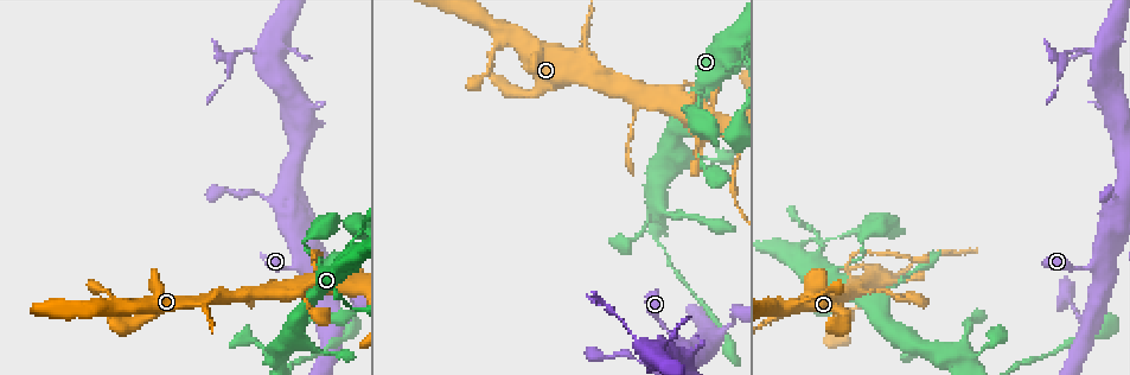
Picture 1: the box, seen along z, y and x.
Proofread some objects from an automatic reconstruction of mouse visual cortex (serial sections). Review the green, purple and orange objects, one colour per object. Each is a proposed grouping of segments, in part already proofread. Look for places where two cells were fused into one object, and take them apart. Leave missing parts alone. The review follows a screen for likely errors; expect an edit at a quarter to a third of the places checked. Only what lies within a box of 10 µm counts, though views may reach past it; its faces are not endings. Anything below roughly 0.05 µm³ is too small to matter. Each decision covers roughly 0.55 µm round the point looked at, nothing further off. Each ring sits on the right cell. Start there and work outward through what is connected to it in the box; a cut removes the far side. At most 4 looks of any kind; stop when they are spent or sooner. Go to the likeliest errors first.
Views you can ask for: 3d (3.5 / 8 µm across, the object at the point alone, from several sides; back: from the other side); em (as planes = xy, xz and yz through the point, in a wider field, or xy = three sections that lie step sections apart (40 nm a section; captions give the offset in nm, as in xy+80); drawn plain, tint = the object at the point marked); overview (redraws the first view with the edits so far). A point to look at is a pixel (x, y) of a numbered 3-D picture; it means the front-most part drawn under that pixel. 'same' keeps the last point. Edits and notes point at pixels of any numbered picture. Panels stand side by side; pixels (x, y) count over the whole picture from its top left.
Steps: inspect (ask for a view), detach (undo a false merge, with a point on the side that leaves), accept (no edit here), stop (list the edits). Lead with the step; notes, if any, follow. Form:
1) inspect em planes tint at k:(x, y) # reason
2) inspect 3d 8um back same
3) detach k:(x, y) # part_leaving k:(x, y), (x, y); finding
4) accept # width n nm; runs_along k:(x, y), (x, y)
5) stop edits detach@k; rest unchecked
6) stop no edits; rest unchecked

inspect em planes tint at 1:(312, 282) # small branch off a trunk

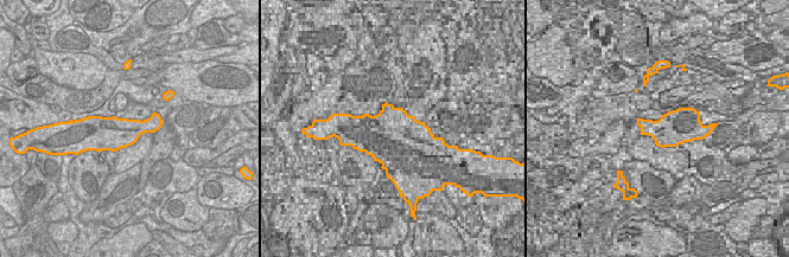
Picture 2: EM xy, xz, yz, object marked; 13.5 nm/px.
inspect 3d 3.5um same # wider look

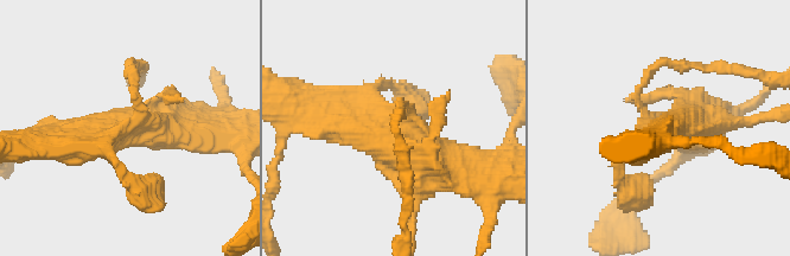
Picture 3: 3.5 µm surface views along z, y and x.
accept # runs_along 3:(65, 142), (142, 116), (128, 65); continuous, no second cell

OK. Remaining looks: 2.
inspect 3d 8um back at 1:(263, 54) # small branch off a trunk

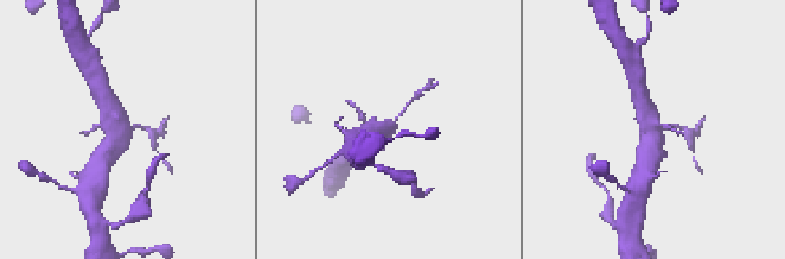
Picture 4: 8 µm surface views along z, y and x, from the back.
inspect em xy step 2 tint same # shape alone is not enough

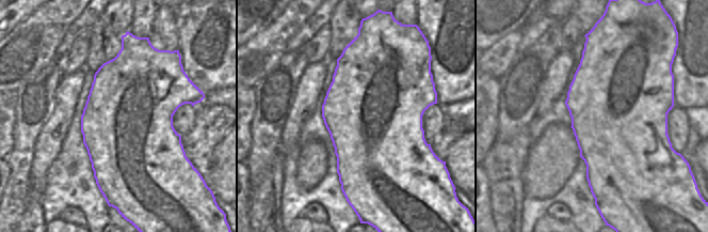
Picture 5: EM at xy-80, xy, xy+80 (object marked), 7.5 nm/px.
detach 4:(152, 132) # part_leaving 4:(133, 126), (146, 127), (152, 136), (163, 122); a second cell is stuck on

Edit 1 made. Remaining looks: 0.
stop edits detach@4; rest unchecked

